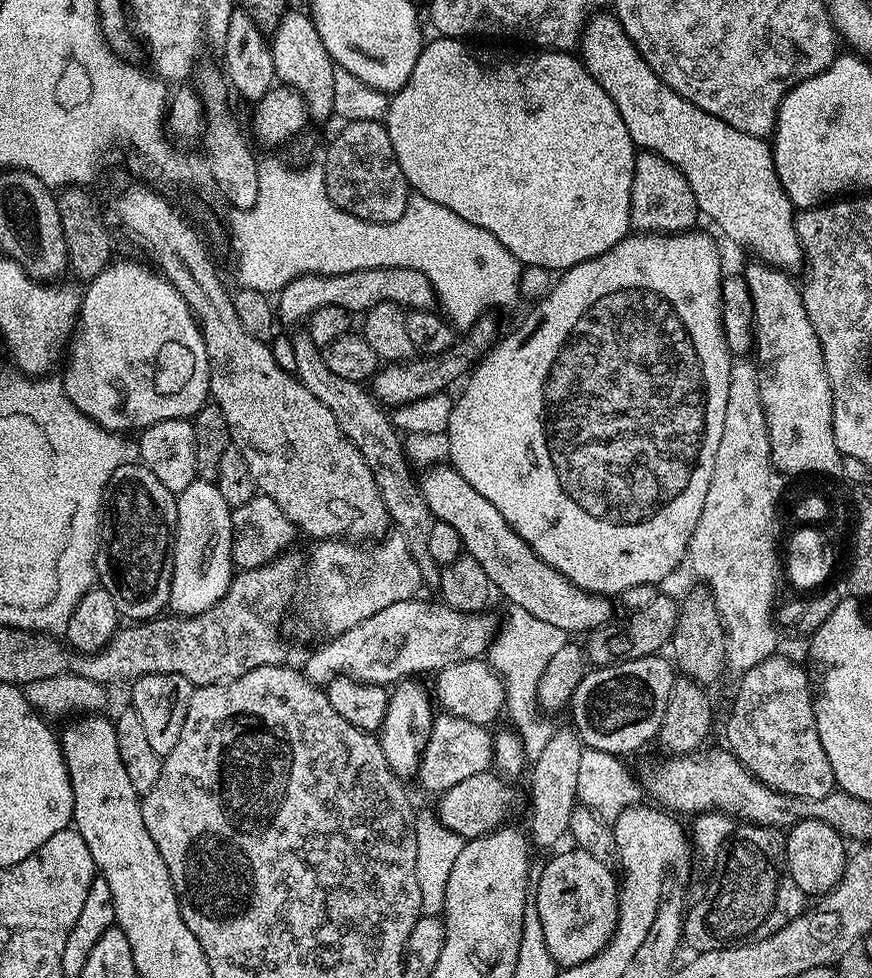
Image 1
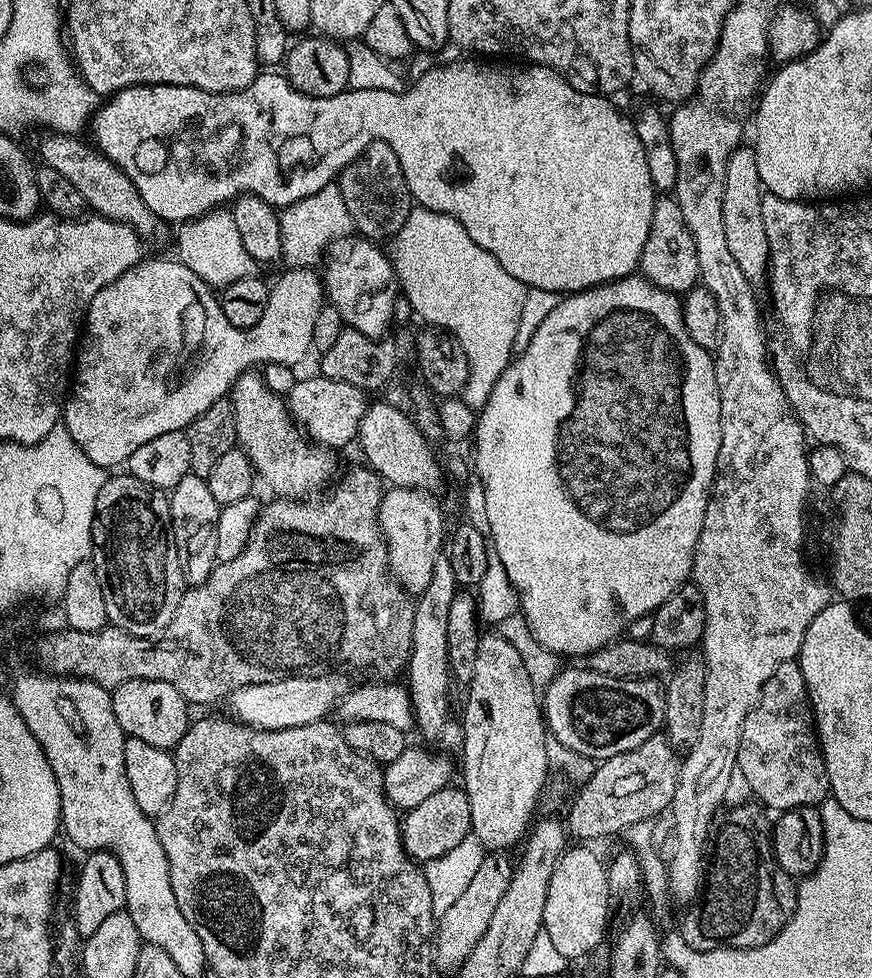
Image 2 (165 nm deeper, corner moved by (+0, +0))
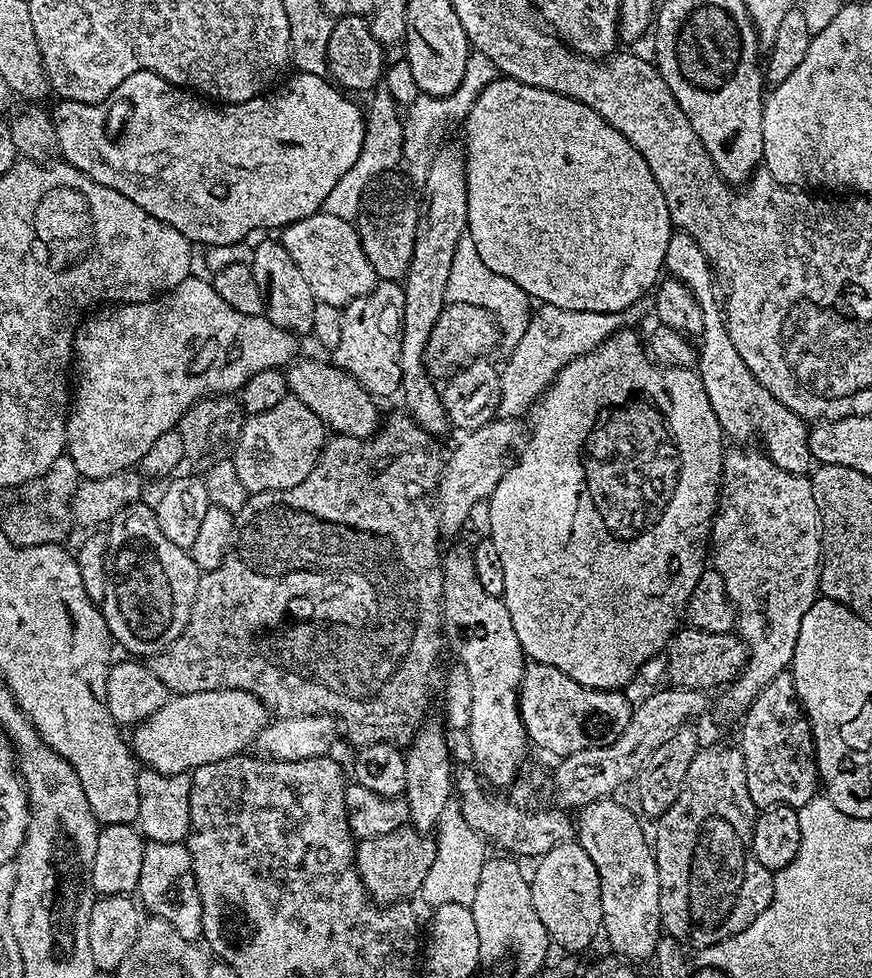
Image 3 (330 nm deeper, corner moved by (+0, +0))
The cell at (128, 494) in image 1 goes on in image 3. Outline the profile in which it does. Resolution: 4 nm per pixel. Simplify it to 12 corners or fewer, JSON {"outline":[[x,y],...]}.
{"outline":[[151,503],[106,525],[102,611],[144,652],[189,611],[202,573]]}

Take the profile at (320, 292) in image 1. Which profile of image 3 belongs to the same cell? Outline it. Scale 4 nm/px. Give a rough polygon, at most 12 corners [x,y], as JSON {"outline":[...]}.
{"outline":[[189,275],[72,341],[66,455],[135,469],[298,340]]}

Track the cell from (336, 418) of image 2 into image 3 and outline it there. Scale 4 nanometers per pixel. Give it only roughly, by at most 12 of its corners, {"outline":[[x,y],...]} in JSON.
{"outline":[[289,394],[245,419],[231,457],[251,494],[298,486],[326,425]]}

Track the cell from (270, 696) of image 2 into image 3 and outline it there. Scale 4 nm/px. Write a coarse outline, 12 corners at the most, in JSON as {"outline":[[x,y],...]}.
{"outline":[[253,692],[176,694],[131,729],[167,776],[241,755],[269,723]]}

